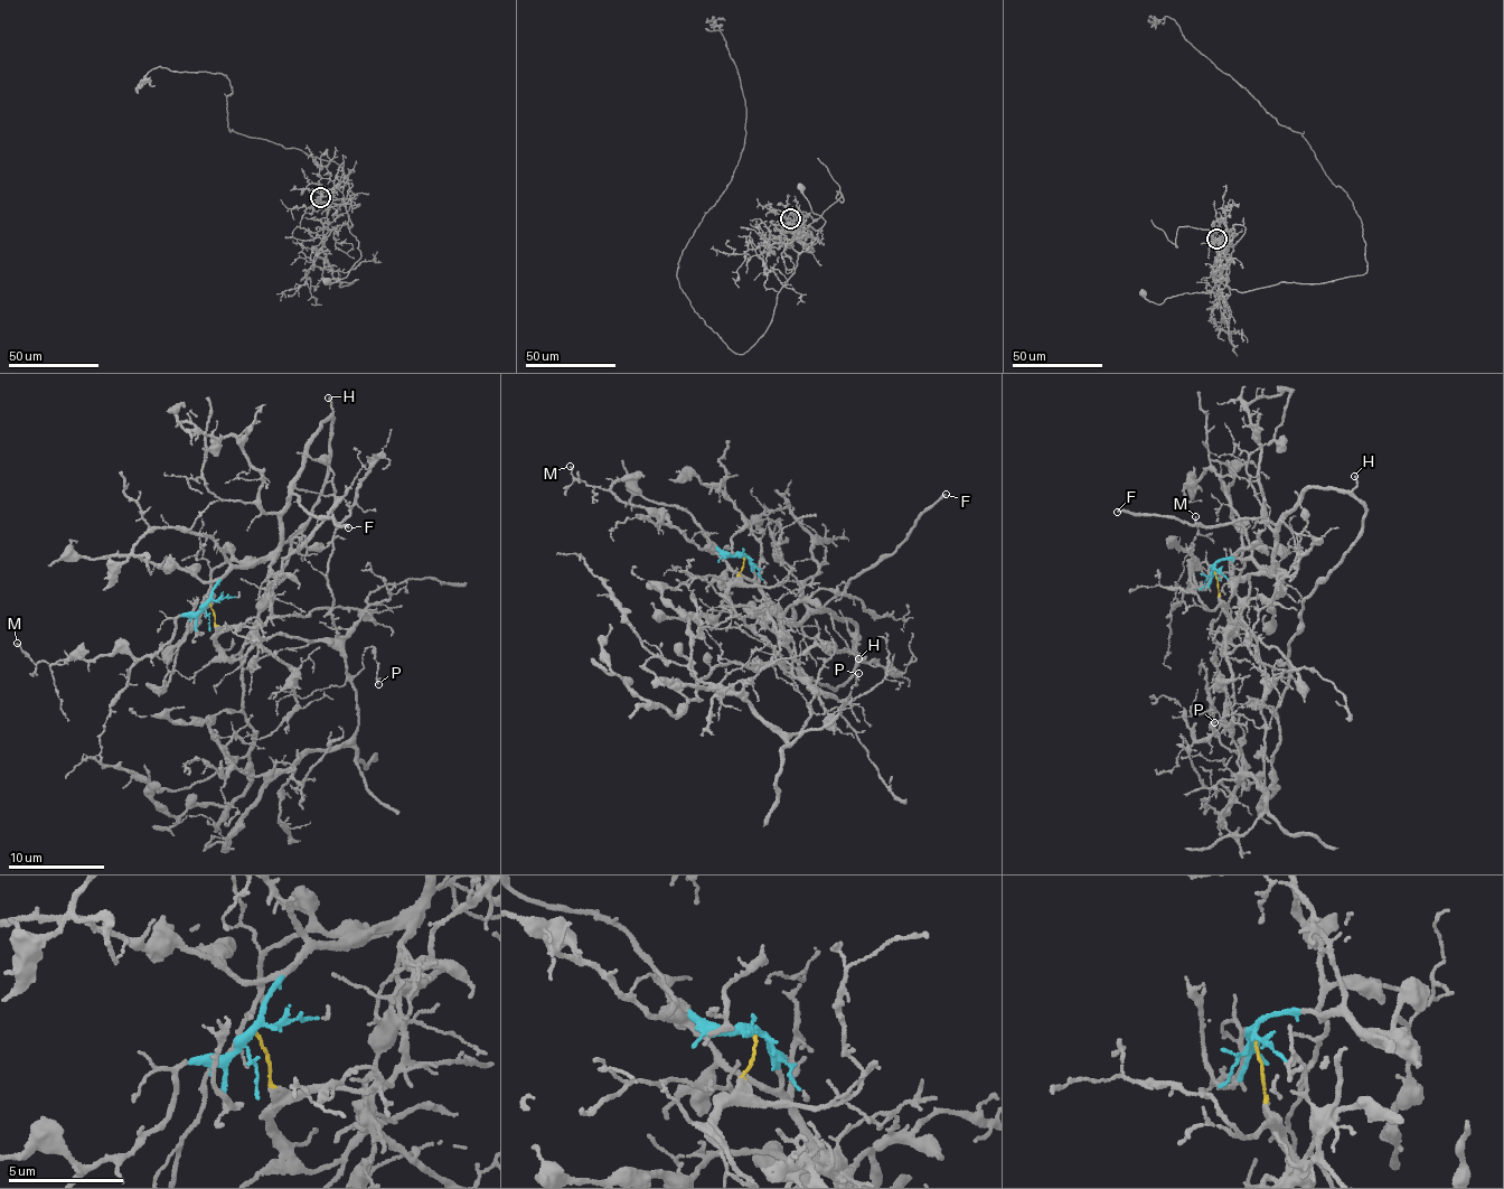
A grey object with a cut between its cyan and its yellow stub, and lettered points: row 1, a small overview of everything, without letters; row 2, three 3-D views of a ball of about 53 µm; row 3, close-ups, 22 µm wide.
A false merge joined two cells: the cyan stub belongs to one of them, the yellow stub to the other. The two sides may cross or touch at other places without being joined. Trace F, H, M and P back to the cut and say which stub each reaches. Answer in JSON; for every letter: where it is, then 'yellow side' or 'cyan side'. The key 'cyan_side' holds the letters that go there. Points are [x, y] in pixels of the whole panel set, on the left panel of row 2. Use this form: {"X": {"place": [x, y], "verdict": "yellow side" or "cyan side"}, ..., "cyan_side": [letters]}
{"F": {"place": [348, 527], "verdict": "cyan side"}, "H": {"place": [328, 398], "verdict": "cyan side"}, "M": {"place": [17, 643], "verdict": "cyan side"}, "P": {"place": [378, 684], "verdict": "yellow side"}, "cyan_side": ["F", "H", "M"]}

